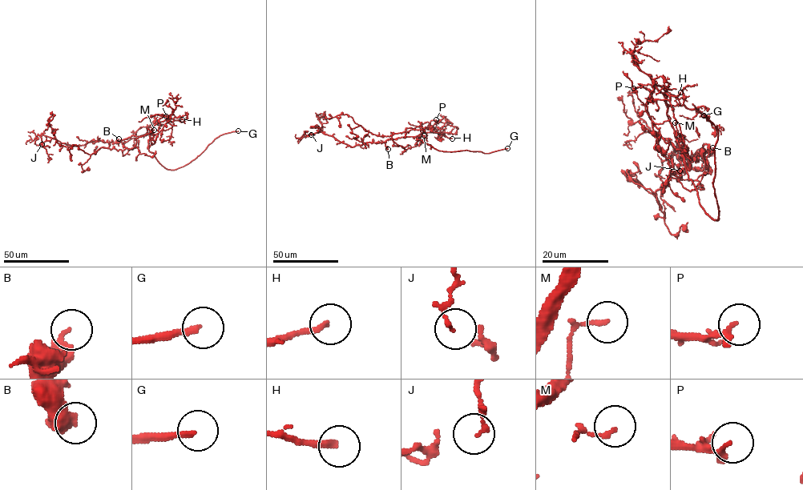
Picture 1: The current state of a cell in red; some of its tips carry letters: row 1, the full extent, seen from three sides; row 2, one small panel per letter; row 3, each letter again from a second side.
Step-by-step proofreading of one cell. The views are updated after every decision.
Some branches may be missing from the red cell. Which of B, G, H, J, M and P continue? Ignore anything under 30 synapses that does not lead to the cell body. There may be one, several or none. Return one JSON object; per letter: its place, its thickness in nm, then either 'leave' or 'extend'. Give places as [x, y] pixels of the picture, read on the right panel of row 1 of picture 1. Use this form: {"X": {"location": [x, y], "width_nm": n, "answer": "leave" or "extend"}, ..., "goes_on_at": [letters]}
{"B": {"location": [712, 147], "width_nm": 280, "answer": "leave"}, "G": {"location": [704, 115], "width_nm": 200, "answer": "extend"}, "H": {"location": [680, 92], "width_nm": 200, "answer": "extend"}, "J": {"location": [679, 170], "width_nm": 100, "answer": "leave"}, "M": {"location": [675, 122], "width_nm": 150, "answer": "leave"}, "P": {"location": [633, 88], "width_nm": 190, "answer": "leave"}, "goes_on_at": ["G", "H"]}

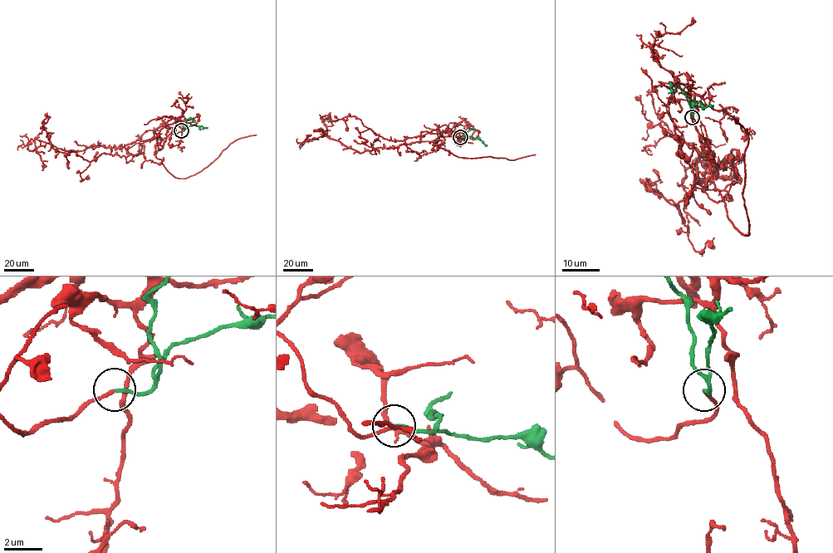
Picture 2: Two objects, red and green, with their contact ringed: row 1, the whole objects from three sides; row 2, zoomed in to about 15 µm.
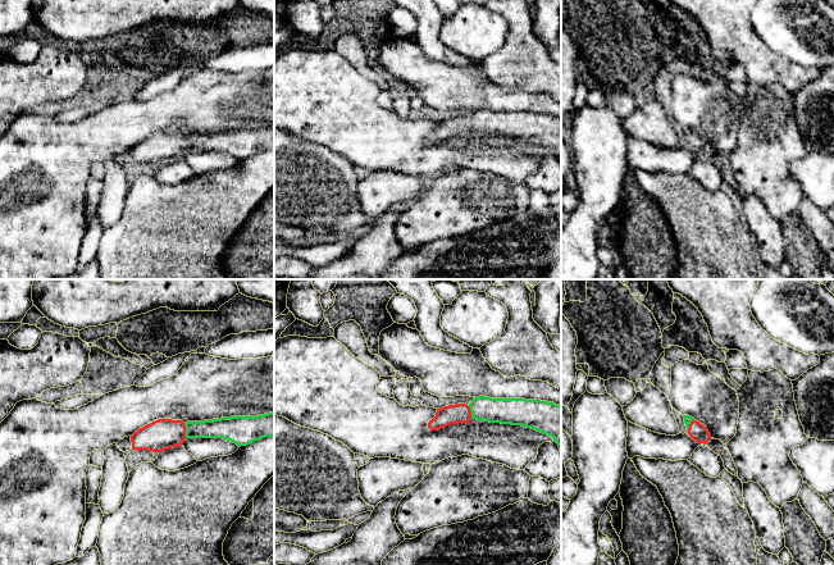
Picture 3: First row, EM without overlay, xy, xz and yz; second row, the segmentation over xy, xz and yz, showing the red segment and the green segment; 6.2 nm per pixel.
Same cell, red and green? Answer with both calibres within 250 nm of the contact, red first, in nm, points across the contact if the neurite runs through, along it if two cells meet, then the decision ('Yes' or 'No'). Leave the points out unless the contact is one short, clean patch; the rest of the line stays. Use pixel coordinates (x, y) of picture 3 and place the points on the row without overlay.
Thickness 200 nm (red) against 130 nm. Path across: xy (162, 147), (185, 144), (224, 141). Yes

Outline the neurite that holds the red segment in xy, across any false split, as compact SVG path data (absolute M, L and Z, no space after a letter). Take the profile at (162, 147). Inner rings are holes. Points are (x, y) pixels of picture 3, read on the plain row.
M274 126L258 129L231 129L204 135L159 132L131 149L132 163L161 165L182 159L186 151L223 151L238 160L274 150Z

